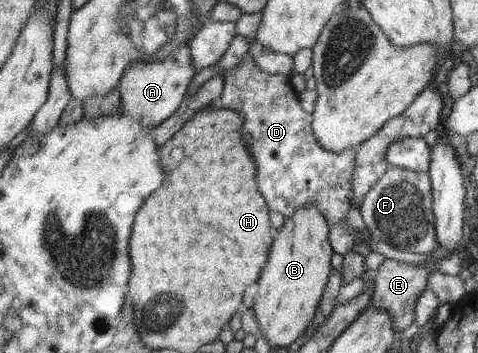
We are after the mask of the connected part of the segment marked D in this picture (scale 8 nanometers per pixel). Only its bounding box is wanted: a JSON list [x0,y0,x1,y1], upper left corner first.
[217,49,356,226]

